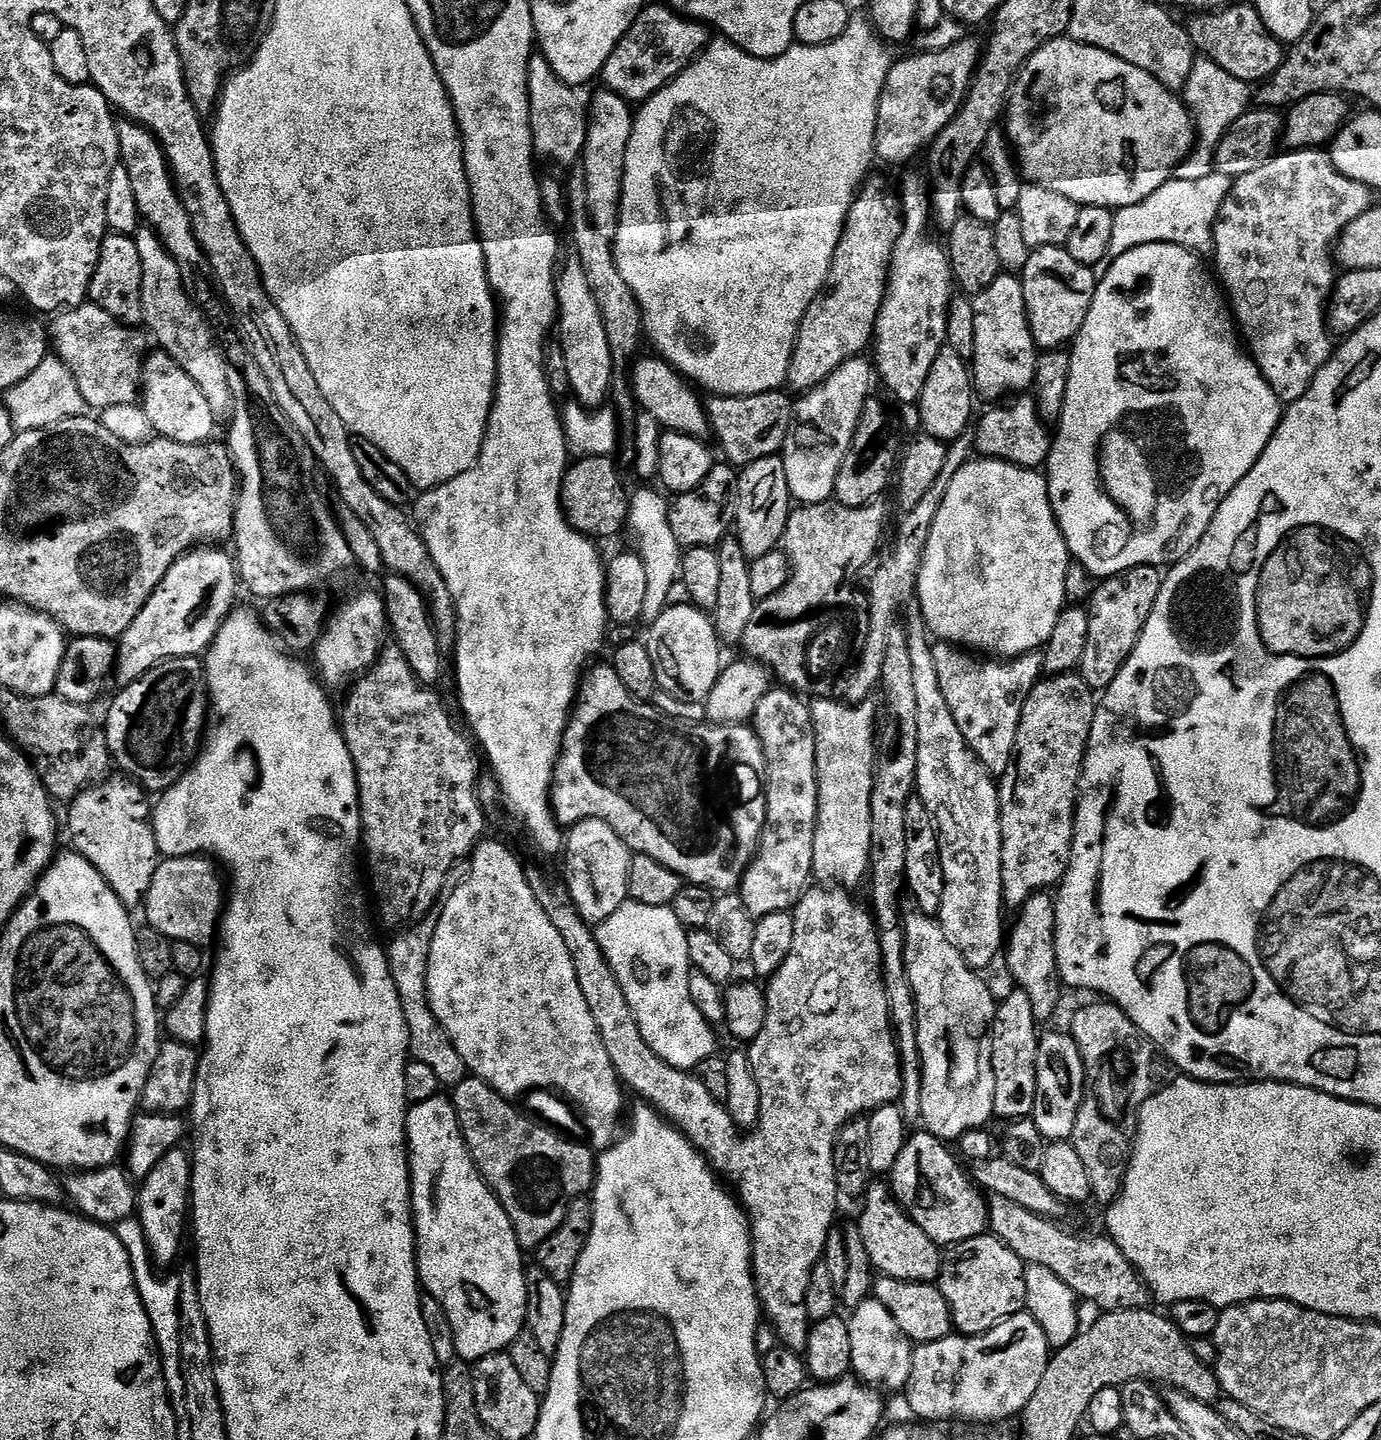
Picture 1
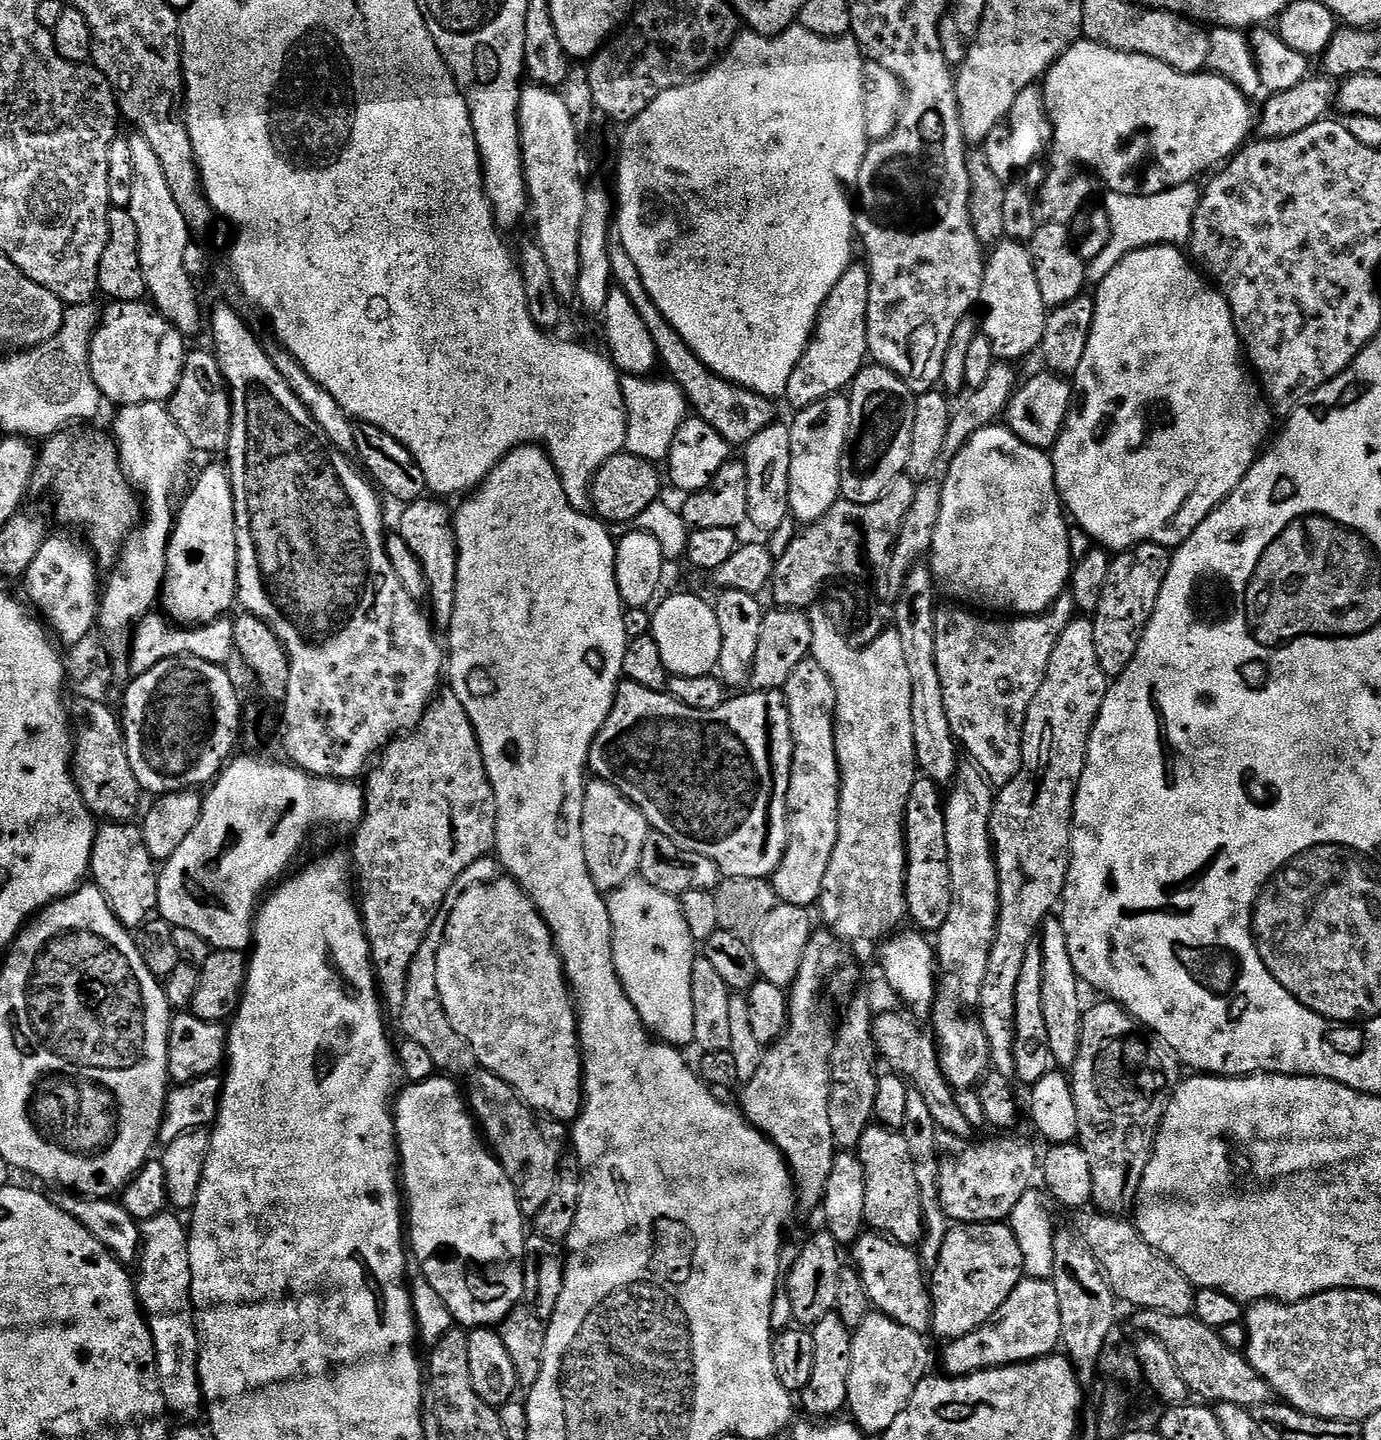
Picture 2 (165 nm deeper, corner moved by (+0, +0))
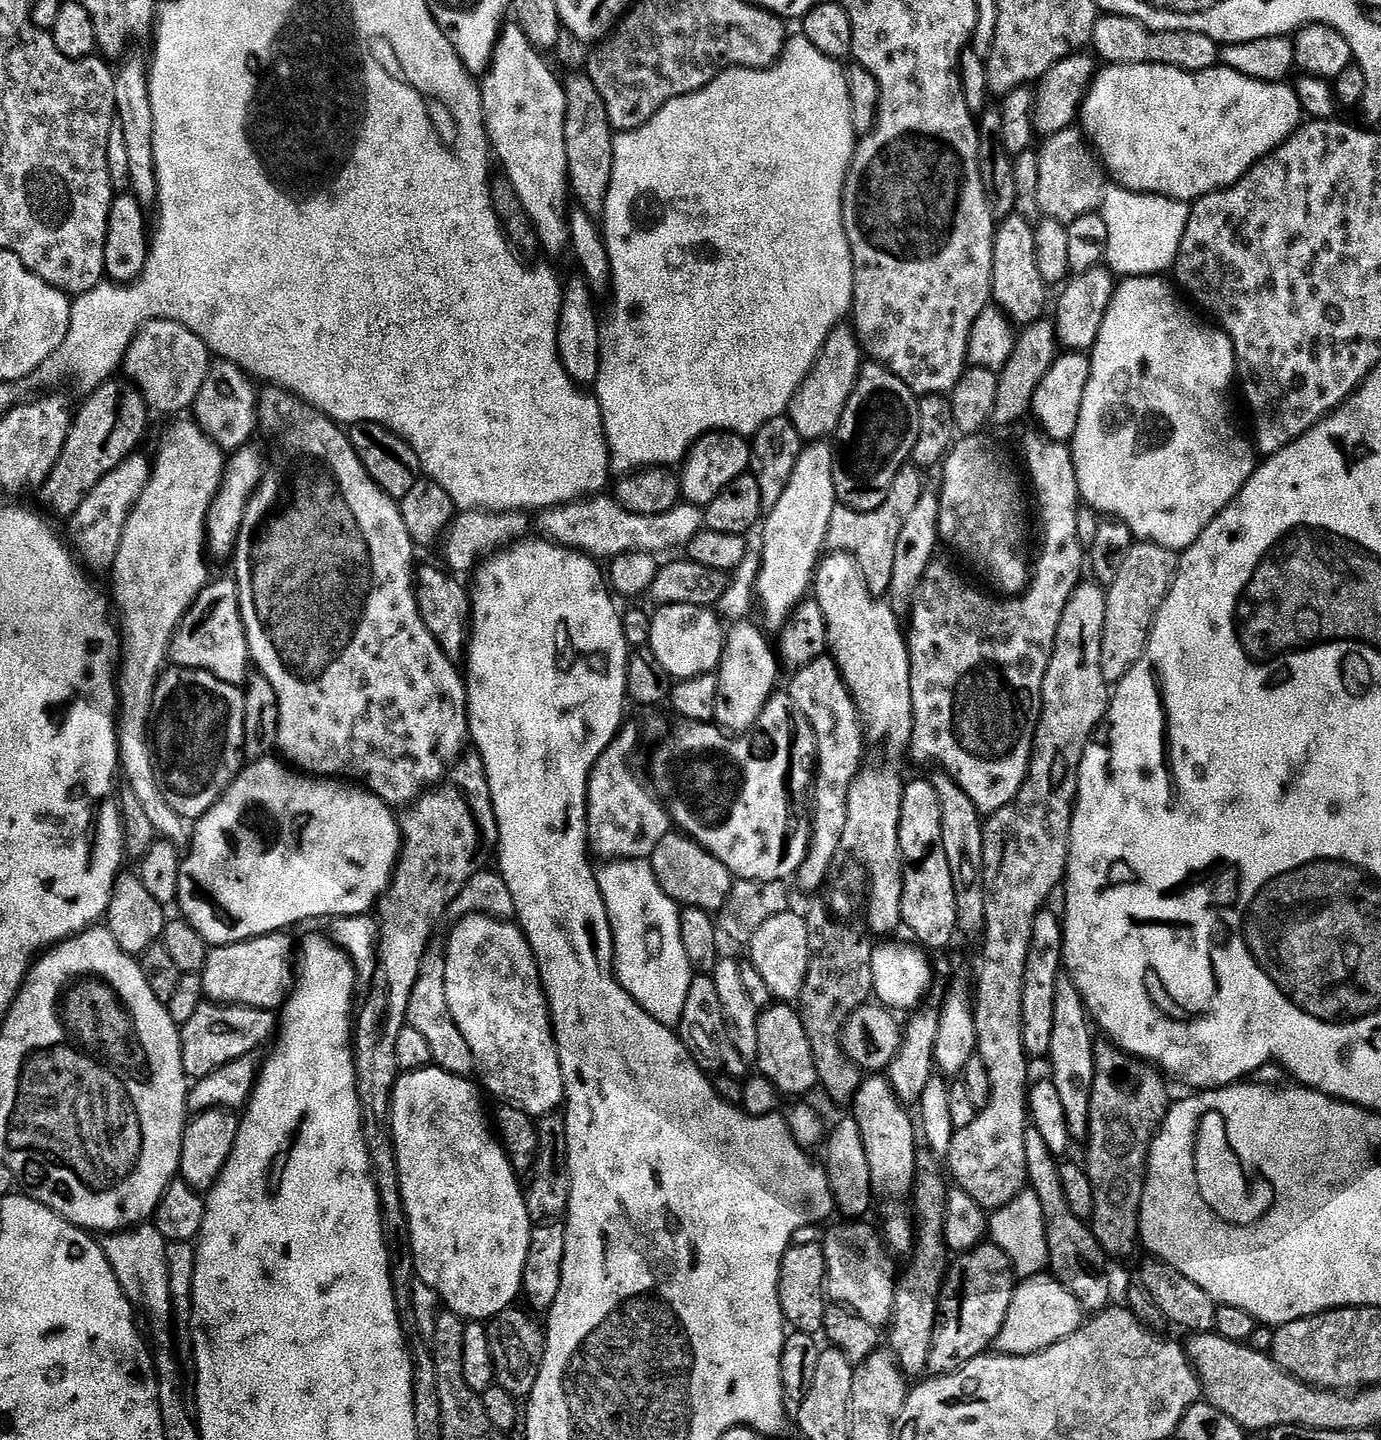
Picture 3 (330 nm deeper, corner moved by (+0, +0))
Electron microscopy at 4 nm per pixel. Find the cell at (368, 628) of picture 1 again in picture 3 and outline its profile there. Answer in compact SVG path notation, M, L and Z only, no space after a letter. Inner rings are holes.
M268 386L258 396L258 424L263 431L265 428L270 435L276 436L276 453L270 456L271 463L267 465L260 485L249 497L244 511L234 549L234 579L240 591L240 613L252 663L259 675L269 680L277 695L280 711L279 755L301 773L316 778L343 778L348 782L359 782L367 791L382 797L389 806L407 806L435 788L448 775L452 765L465 751L464 743L467 745L470 740L465 677L461 669L460 672L456 669L459 667L454 661L440 649L434 634L426 630L426 622L422 622L422 614L418 610L412 564L413 538L406 530L399 503L387 496L370 478L366 466L362 466L354 446L348 441L347 431L336 421L316 411L311 404L305 404L288 389Z

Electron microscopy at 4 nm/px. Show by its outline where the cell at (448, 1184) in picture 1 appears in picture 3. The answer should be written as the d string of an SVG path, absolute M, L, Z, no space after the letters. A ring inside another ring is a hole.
M427 1066L417 1072L405 1071L392 1087L392 1110L390 1113L390 1127L392 1142L396 1145L397 1170L400 1172L401 1198L404 1203L404 1212L408 1218L408 1238L415 1275L428 1288L433 1288L440 1295L443 1307L450 1312L457 1312L468 1322L487 1322L502 1310L513 1307L517 1303L524 1283L524 1267L526 1254L530 1250L530 1238L534 1221L528 1216L528 1207L524 1201L525 1189L519 1184L518 1173L508 1161L504 1146L500 1143L490 1116L484 1113L484 1104L480 1101L481 1089L469 1077L455 1076L444 1068Z

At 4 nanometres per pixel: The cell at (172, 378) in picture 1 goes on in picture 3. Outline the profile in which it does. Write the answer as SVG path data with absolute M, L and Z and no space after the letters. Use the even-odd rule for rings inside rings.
M217 359L208 369L206 382L202 382L202 390L198 390L194 405L195 423L200 425L200 429L213 443L227 453L243 449L243 444L258 432L258 388L255 386L257 387L253 377L239 364Z

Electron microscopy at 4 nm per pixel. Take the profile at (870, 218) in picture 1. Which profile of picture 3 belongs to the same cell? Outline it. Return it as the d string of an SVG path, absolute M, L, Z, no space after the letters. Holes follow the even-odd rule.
M837 326L832 329L832 333L826 338L826 342L822 346L820 356L816 359L816 365L812 367L812 371L802 382L802 386L794 394L792 405L788 407L786 416L791 420L800 438L804 442L820 442L825 438L831 437L839 428L842 422L842 414L846 410L846 402L850 398L850 394L856 385L856 379L860 377L862 367L862 349L856 333L851 327Z

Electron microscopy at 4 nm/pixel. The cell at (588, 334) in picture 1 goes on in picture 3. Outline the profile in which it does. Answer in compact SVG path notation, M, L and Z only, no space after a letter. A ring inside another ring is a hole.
M514 22L505 23L500 30L496 49L492 55L492 64L482 77L480 97L484 107L484 126L488 129L491 151L500 159L508 181L518 190L518 198L522 198L522 206L526 206L526 214L536 227L540 239L540 248L556 256L569 247L568 213L570 205L570 189L568 187L568 159L566 158L566 94L561 77L555 76L548 69L541 53L526 38L520 27Z

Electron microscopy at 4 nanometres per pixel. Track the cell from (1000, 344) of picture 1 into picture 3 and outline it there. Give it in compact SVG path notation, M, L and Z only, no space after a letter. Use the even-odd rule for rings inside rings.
M1015 214L1003 217L996 229L994 242L994 270L992 271L992 300L1008 319L1016 326L1027 326L1045 315L1044 303L1048 300L1049 285L1044 283L1042 274L1038 274L1038 254L1036 253L1036 229L1026 222L1026 218Z

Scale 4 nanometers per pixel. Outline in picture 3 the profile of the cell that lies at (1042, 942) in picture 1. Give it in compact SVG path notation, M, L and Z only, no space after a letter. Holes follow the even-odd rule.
M1061 978L1056 984L1054 998L1054 1038L1050 1042L1048 1056L1052 1060L1052 1085L1058 1090L1062 1098L1062 1111L1066 1114L1068 1135L1073 1141L1083 1141L1088 1135L1090 1123L1090 1098L1092 1097L1092 1083L1094 1082L1094 1058L1096 1049L1092 1040L1093 1025L1084 1000L1078 994L1071 980Z

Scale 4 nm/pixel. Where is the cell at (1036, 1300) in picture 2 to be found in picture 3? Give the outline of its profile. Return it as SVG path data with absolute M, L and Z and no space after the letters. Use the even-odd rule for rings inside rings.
M1051 1274L1029 1276L1021 1279L1012 1292L1010 1310L1006 1314L1006 1322L1002 1322L1002 1330L998 1330L994 1348L1006 1356L1029 1356L1065 1340L1077 1332L1081 1323L1082 1309L1078 1298L1074 1298L1062 1281Z

